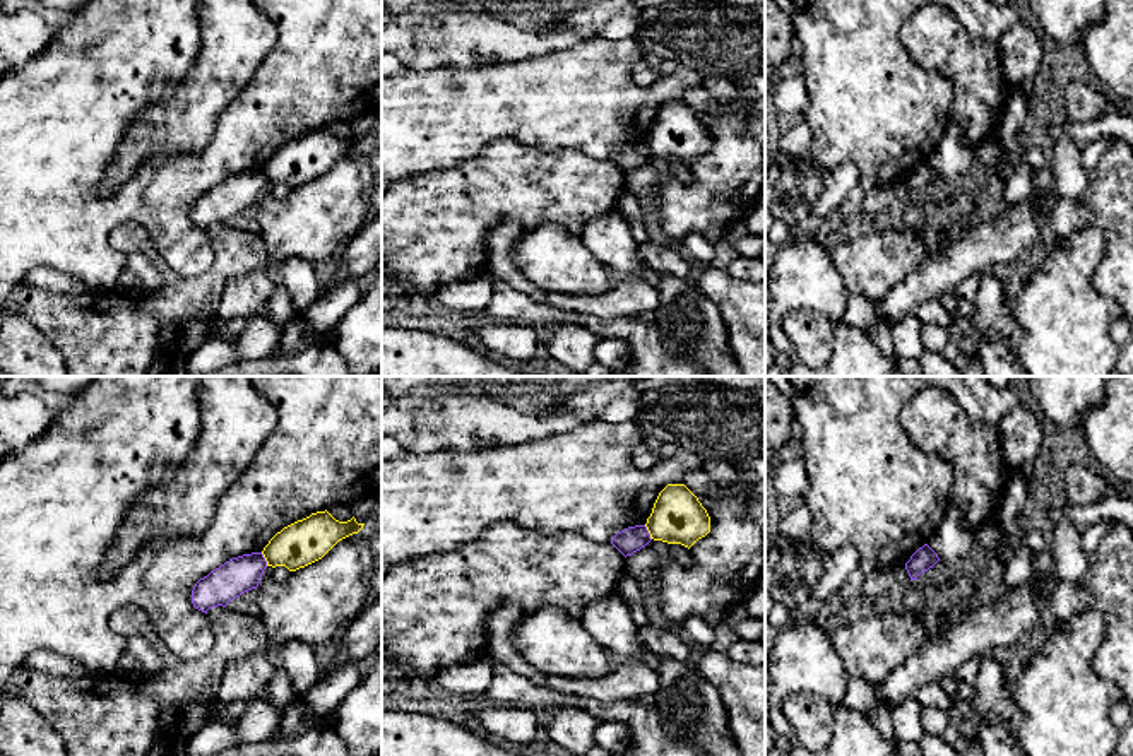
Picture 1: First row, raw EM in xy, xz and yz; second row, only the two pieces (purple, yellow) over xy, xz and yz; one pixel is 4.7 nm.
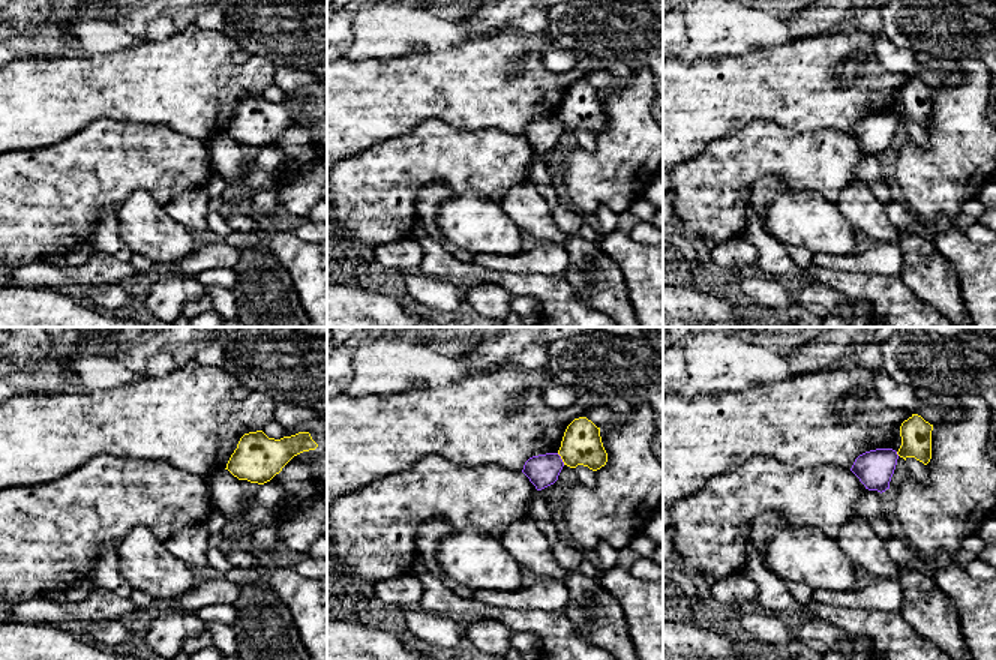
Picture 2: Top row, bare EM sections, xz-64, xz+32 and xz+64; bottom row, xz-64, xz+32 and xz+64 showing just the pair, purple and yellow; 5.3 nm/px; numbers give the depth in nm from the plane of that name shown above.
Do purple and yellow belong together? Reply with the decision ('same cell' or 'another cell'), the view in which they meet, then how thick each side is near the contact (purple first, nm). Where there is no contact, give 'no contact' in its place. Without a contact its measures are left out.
another cell | xz | 120/240 nm

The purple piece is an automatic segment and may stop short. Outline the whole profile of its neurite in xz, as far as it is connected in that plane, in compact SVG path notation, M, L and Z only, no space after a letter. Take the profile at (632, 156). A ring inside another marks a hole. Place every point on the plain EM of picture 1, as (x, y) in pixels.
M635 142L628 144L621 149L618 149L613 156L611 161L626 174L632 173L633 169L640 168L650 159L650 151L645 142Z

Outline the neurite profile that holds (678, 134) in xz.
M667 101L645 140L650 156L691 164L710 149L710 133L685 101Z

